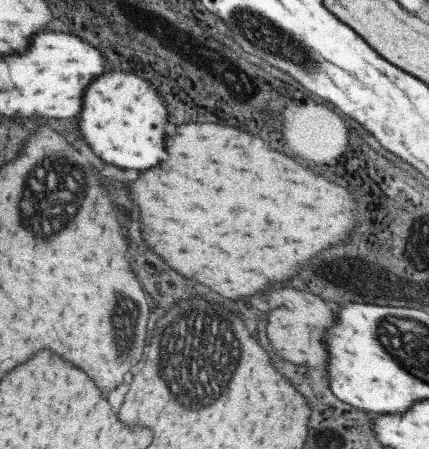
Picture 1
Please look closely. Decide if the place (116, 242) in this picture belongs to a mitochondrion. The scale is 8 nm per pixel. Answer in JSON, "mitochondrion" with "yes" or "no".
{"mitochondrion":"no"}

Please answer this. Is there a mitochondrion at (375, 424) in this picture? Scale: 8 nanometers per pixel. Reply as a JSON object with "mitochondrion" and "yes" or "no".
{"mitochondrion":"no"}

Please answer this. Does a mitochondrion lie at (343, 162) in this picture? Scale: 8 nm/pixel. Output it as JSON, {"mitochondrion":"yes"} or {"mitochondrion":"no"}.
{"mitochondrion":"no"}

